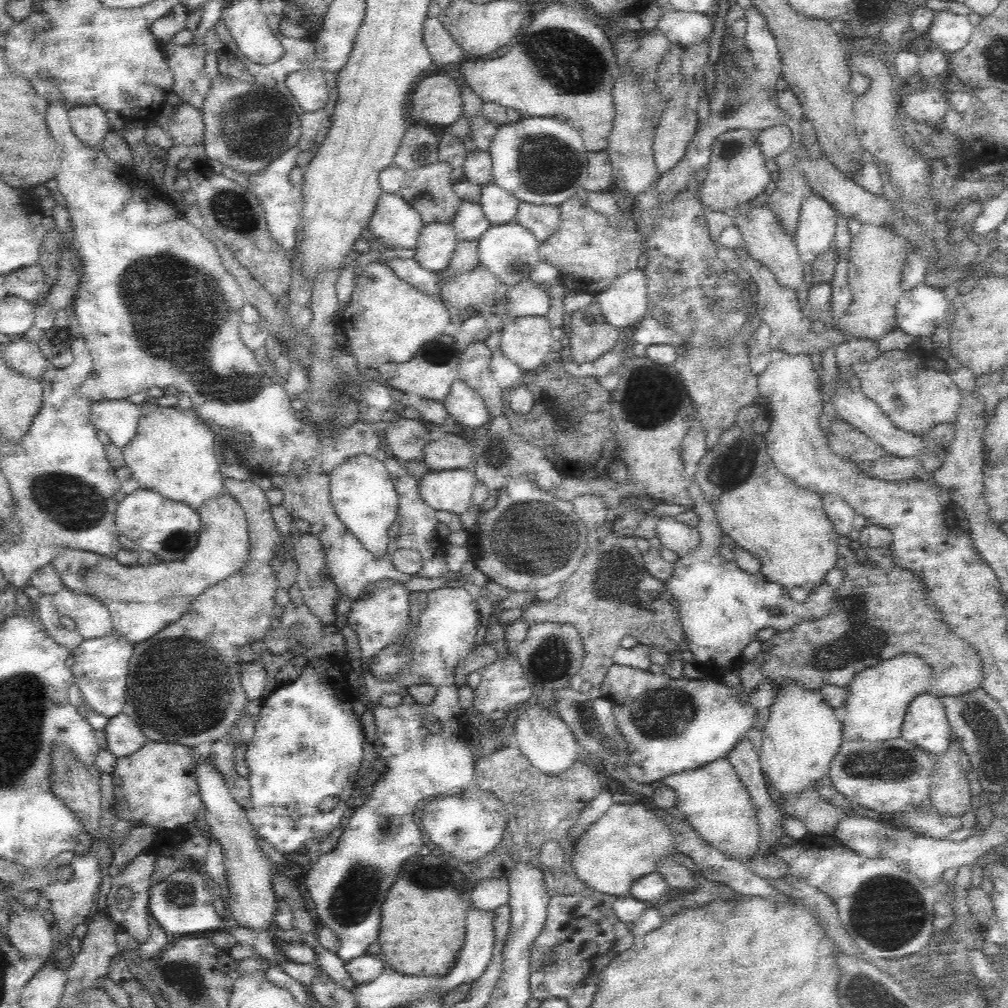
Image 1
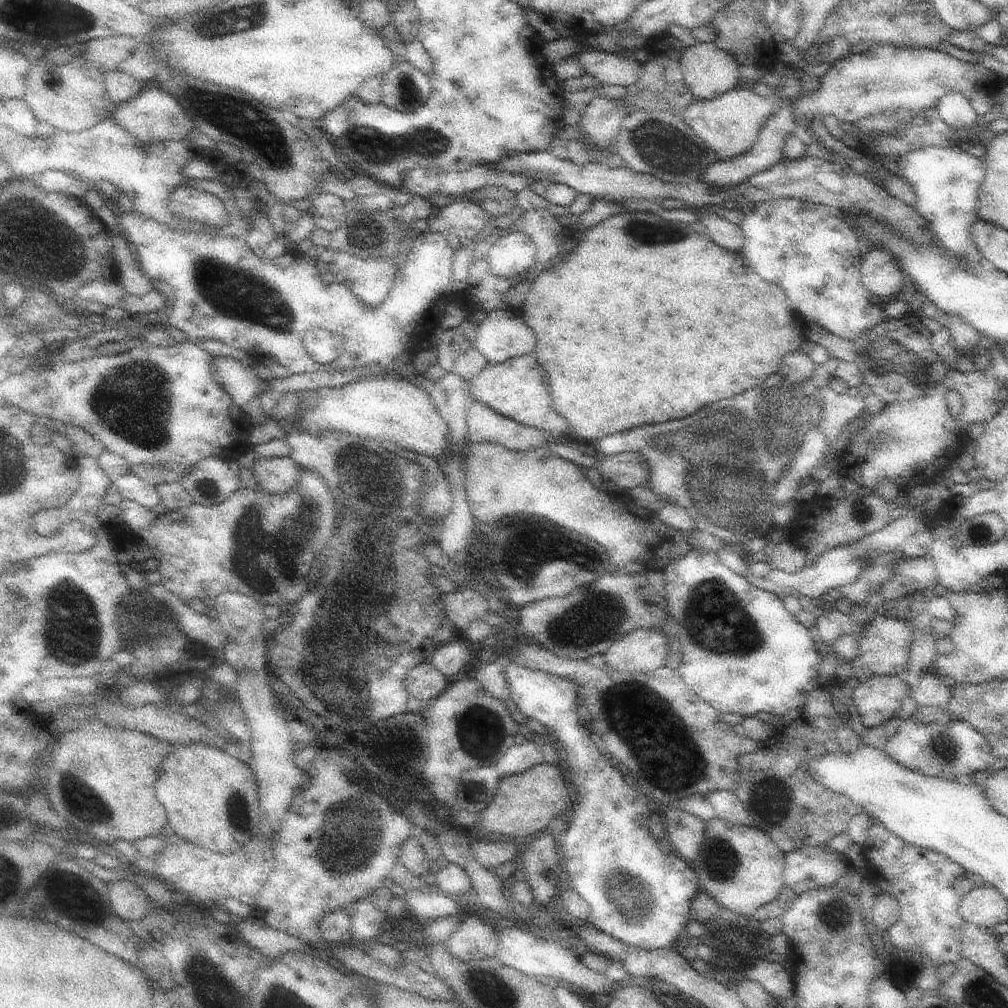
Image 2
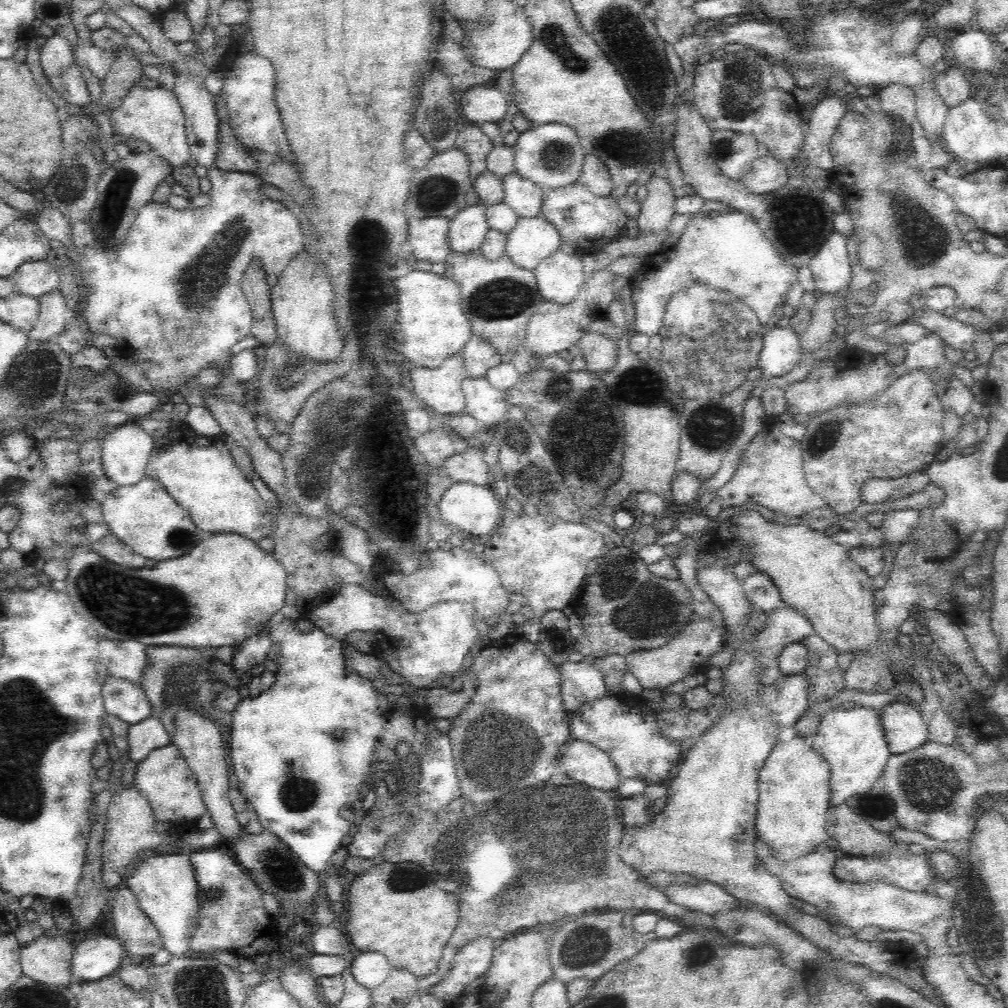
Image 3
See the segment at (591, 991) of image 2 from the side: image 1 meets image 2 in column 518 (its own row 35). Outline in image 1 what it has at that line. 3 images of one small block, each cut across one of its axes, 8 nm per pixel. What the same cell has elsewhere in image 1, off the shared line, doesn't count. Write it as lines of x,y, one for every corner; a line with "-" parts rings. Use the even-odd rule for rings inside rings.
952,11
935,12
930,24
928,42
942,49
944,53
954,53
966,46
974,30
968,15
954,14

